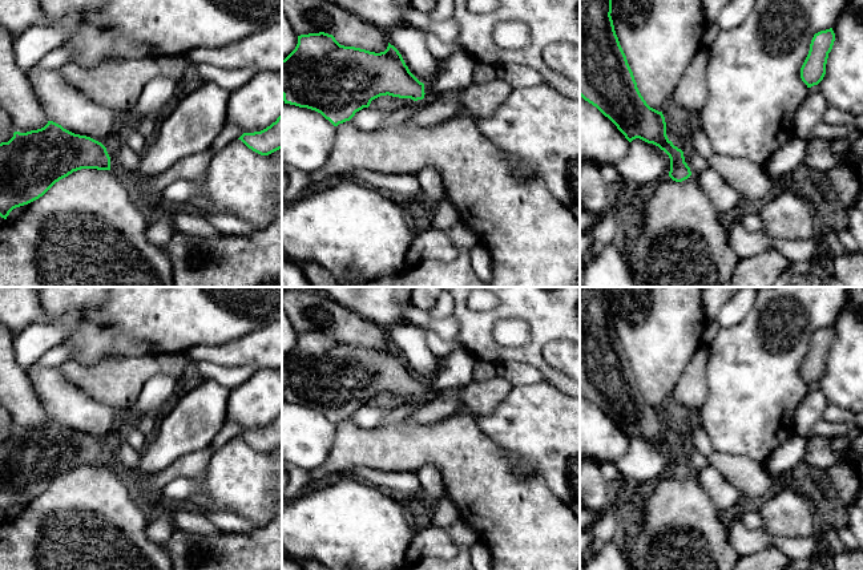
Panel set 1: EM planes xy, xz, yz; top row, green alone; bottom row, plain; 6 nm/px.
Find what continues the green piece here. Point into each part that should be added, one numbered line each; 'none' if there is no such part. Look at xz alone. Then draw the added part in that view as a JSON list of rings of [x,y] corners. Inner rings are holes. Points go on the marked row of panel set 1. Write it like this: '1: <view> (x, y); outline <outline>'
1: xz (431, 93); outline [[[424,84],[424,100],[428,102],[435,101],[441,93],[437,92],[432,84]]]

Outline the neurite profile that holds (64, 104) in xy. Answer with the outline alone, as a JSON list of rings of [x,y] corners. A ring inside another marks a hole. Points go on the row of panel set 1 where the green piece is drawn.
[[[43,69],[31,84],[49,121],[98,142],[117,133],[122,117],[70,85],[60,69]]]

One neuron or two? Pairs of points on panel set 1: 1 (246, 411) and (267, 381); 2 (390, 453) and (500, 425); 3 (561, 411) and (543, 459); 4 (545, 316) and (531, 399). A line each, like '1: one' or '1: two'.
1: one
2: two
3: one
4: two

